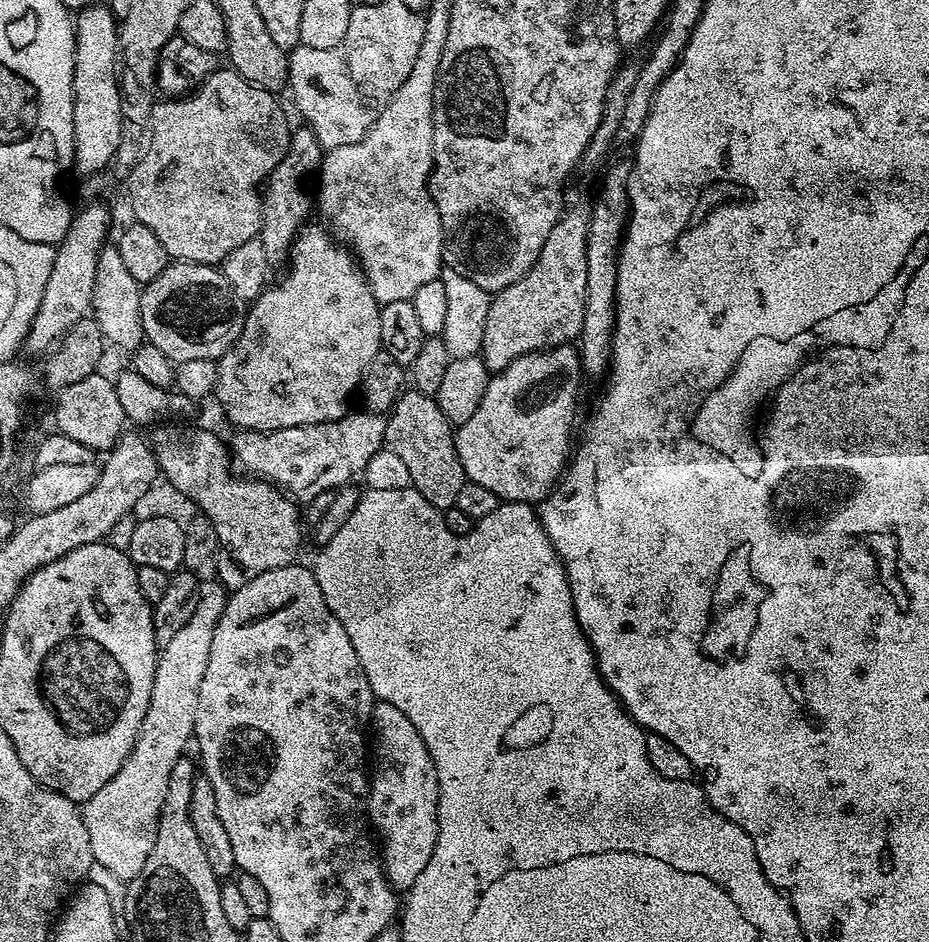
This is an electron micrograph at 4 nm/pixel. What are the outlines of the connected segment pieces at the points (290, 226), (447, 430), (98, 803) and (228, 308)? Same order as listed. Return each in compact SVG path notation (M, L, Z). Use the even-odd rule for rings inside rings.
M297 127L292 133L287 154L282 158L282 162L278 162L278 166L274 166L274 170L264 181L258 239L266 249L269 265L283 265L289 259L292 243L309 223L308 215L314 212L314 185L317 183L320 163L324 161L325 155L325 149L320 147L318 138L314 138L308 127Z
M405 390L401 392L400 397L392 405L392 411L387 413L386 419L388 425L384 438L387 447L392 448L394 454L398 454L398 458L402 458L402 463L410 469L412 487L434 507L441 510L454 508L458 493L466 482L466 477L462 470L462 462L458 458L454 425L448 421L446 414L442 414L442 410L436 404L435 399L415 390Z
M219 579L205 580L199 585L200 597L198 606L194 606L194 614L186 621L186 626L170 638L158 652L156 669L154 670L154 690L150 690L150 706L146 706L146 718L142 718L142 730L138 730L138 738L126 758L122 762L122 770L94 794L94 798L83 801L82 815L86 822L86 834L90 834L90 850L95 863L106 866L110 874L118 874L122 881L130 881L146 866L146 858L150 858L150 850L154 850L154 838L158 834L158 818L162 810L162 802L166 798L166 785L170 783L170 770L174 770L174 762L185 755L184 748L194 736L194 718L198 714L198 690L202 690L202 678L206 675L206 662L210 662L210 645L214 642L214 630L218 626L218 618L222 618L222 610L226 610L230 592Z
M187 262L169 263L168 268L162 270L162 274L158 274L158 278L154 278L154 282L143 285L140 293L140 309L142 310L142 326L144 327L145 341L158 346L158 350L162 350L162 354L166 354L174 362L189 360L190 358L206 358L207 360L219 361L220 357L226 354L229 346L242 334L242 326L248 317L248 308L245 300L238 298L238 294L234 294L234 286L230 286L230 282L226 282L223 271L219 267L210 264L189 264Z

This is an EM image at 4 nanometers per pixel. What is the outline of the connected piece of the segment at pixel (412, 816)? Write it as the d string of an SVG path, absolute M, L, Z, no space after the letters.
M385 700L373 703L370 732L374 737L374 767L370 772L366 811L382 845L388 883L397 890L407 890L414 886L426 862L430 862L434 842L438 842L438 774L422 734L414 730L414 722L398 706L390 706Z

